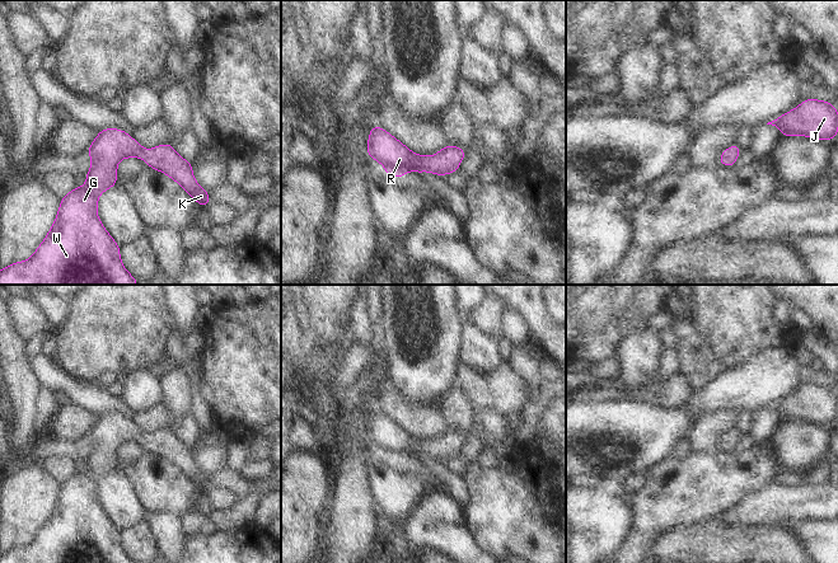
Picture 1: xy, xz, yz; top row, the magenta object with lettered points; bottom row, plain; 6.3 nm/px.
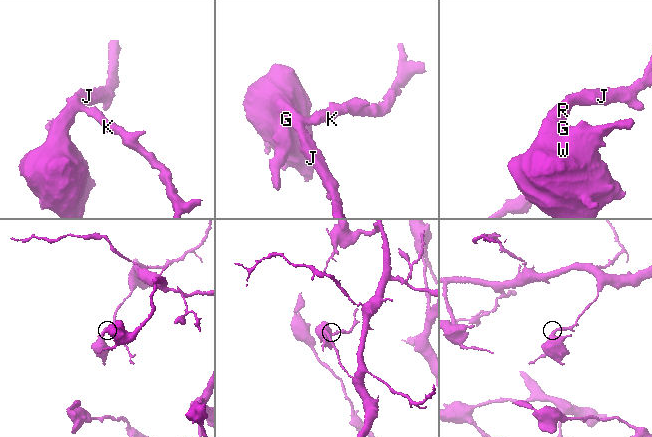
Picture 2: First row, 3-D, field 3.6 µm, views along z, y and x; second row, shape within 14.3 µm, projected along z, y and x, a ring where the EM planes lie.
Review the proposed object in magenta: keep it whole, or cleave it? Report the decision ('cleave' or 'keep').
keep

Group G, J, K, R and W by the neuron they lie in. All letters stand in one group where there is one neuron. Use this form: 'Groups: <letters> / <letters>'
Groups: G J K R W

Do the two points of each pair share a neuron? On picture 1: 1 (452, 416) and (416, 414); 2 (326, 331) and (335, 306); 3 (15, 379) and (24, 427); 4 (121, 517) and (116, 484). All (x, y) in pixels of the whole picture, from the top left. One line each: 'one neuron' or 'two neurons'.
1: two neurons
2: one neuron
3: one neuron
4: one neuron

